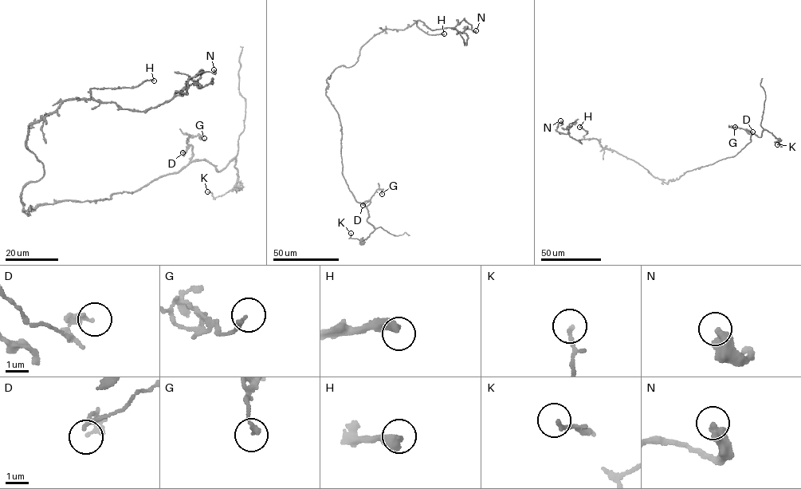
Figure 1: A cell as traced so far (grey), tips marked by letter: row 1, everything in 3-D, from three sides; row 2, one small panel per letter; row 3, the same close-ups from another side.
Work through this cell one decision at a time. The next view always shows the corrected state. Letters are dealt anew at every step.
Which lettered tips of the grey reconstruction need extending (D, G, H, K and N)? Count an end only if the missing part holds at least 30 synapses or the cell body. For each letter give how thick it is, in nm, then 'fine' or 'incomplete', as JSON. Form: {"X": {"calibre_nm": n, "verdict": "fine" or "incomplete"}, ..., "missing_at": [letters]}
{"D": {"calibre_nm": 200, "verdict": "fine"}, "G": {"calibre_nm": 160, "verdict": "fine"}, "H": {"calibre_nm": 380, "verdict": "fine"}, "K": {"calibre_nm": 170, "verdict": "fine"}, "N": {"calibre_nm": 440, "verdict": "fine"}, "missing_at": []}

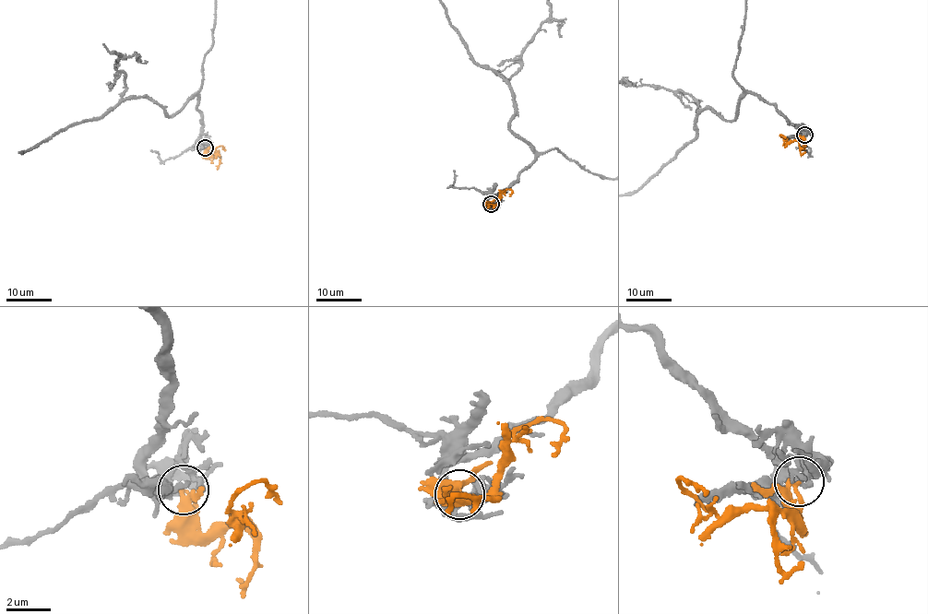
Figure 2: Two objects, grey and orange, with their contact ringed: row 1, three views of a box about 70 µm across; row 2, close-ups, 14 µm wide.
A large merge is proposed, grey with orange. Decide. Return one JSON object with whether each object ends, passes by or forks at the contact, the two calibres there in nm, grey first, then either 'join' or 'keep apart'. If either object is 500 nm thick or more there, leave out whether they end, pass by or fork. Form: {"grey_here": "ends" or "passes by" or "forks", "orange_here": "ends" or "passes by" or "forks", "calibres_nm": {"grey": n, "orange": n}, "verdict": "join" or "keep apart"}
{"grey_here": "ends", "orange_here": "ends", "calibres_nm": {"grey": 180, "orange": 140}, "verdict": "keep apart"}

